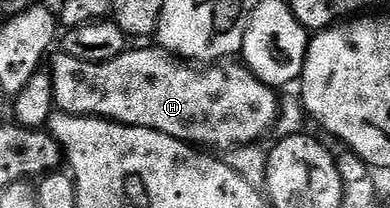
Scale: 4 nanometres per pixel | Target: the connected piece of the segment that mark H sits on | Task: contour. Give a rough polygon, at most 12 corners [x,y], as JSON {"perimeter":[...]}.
{"perimeter":[[160,46],[54,51],[54,105],[221,150],[278,93],[244,63]]}

